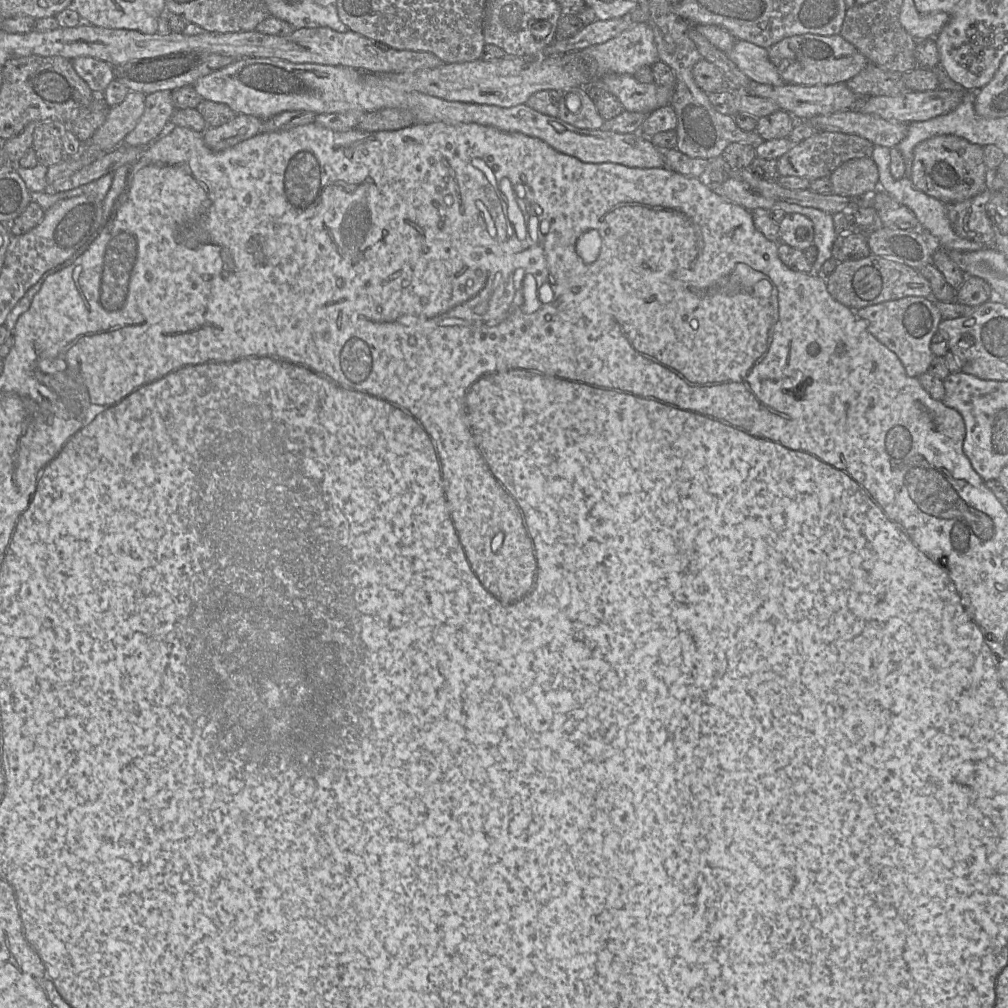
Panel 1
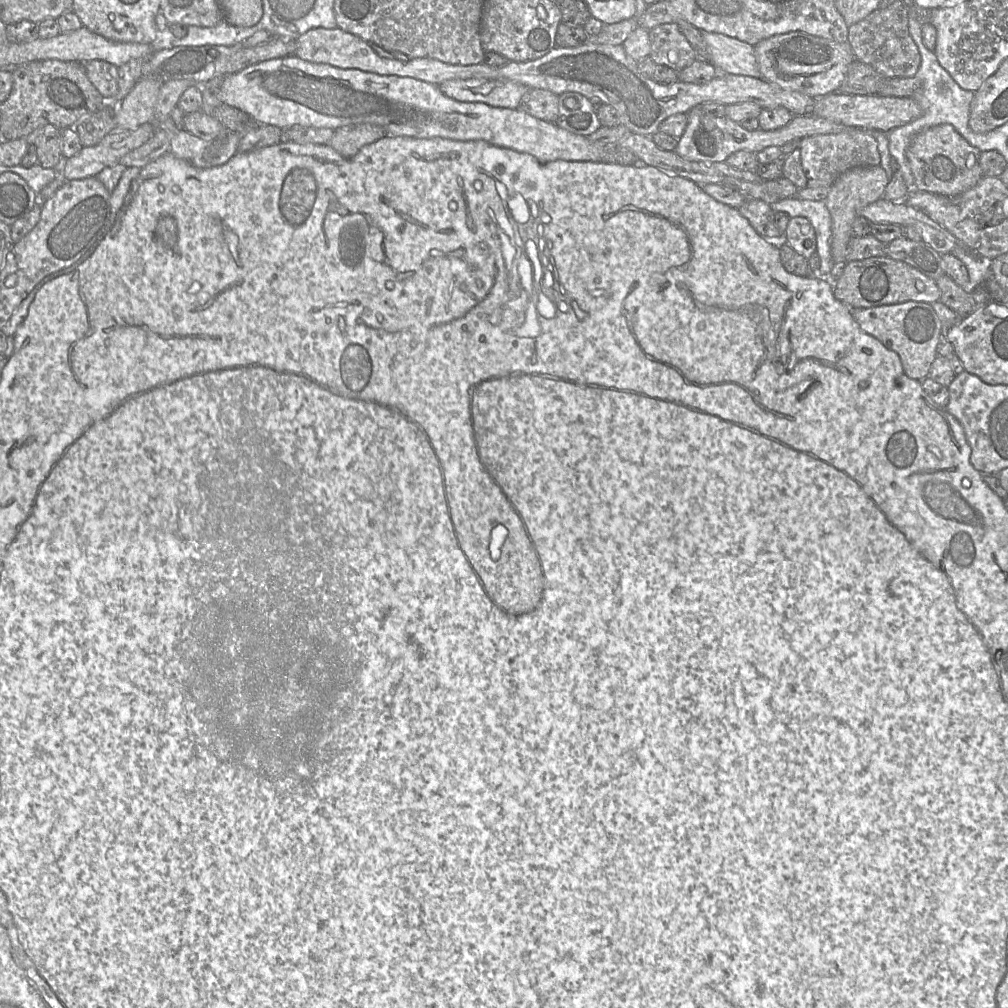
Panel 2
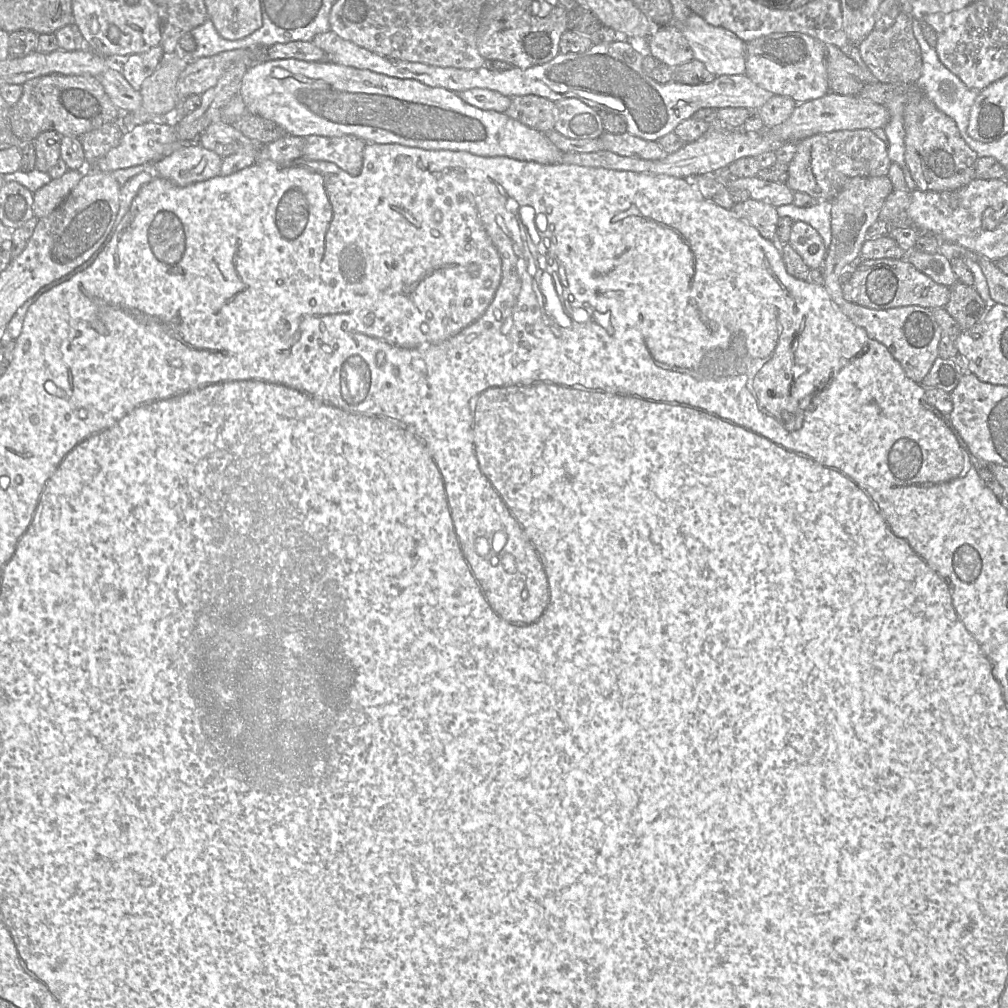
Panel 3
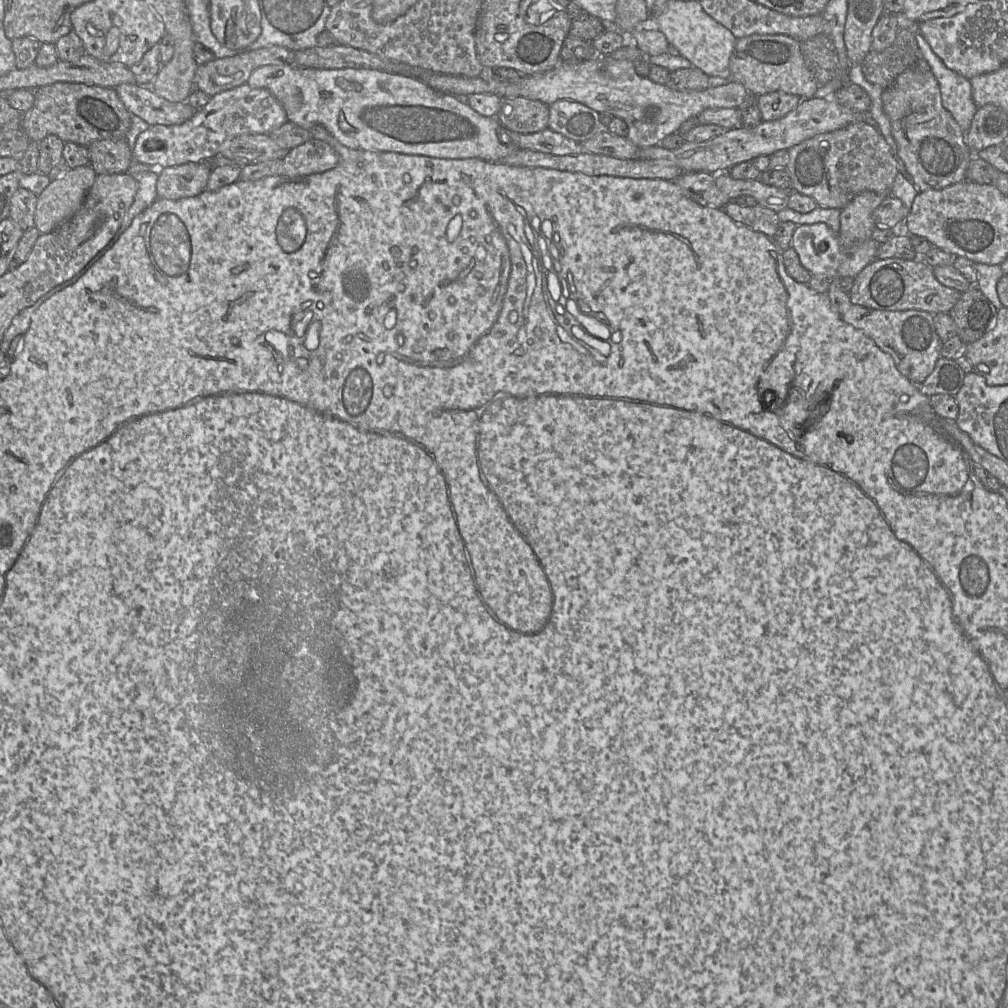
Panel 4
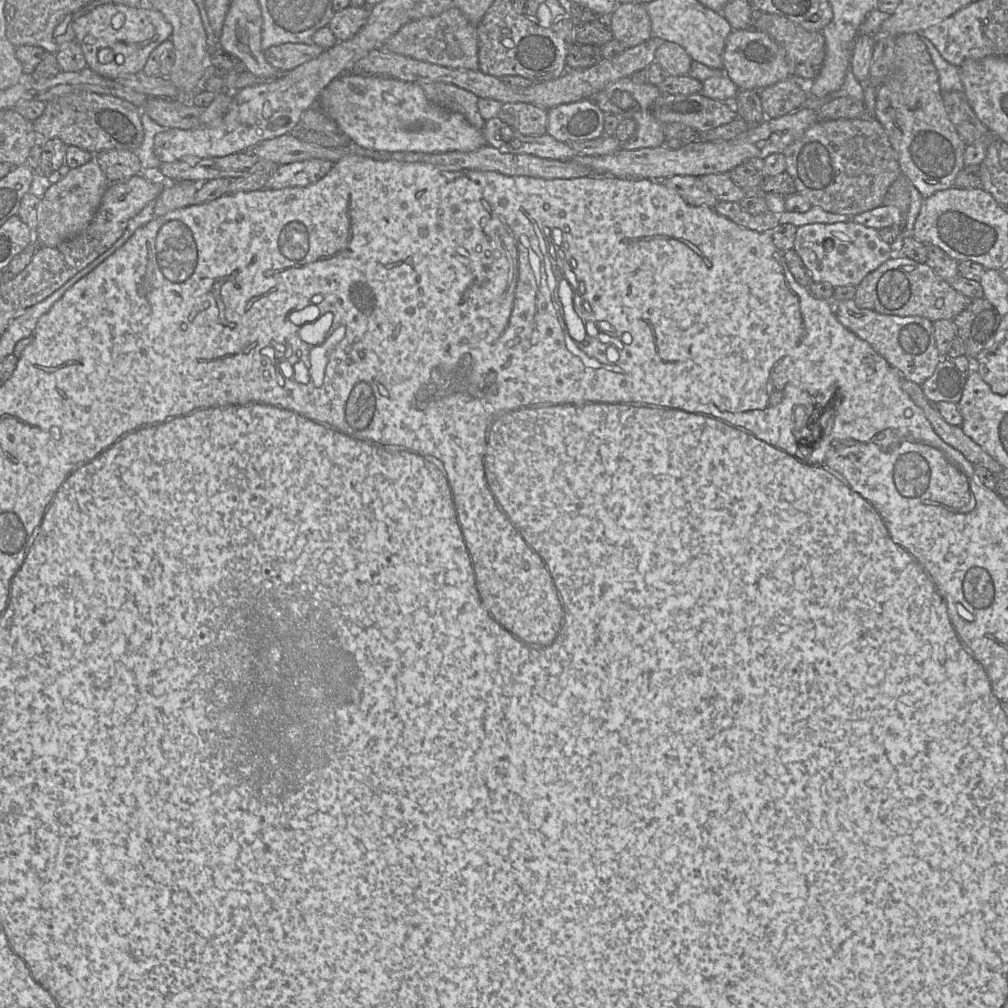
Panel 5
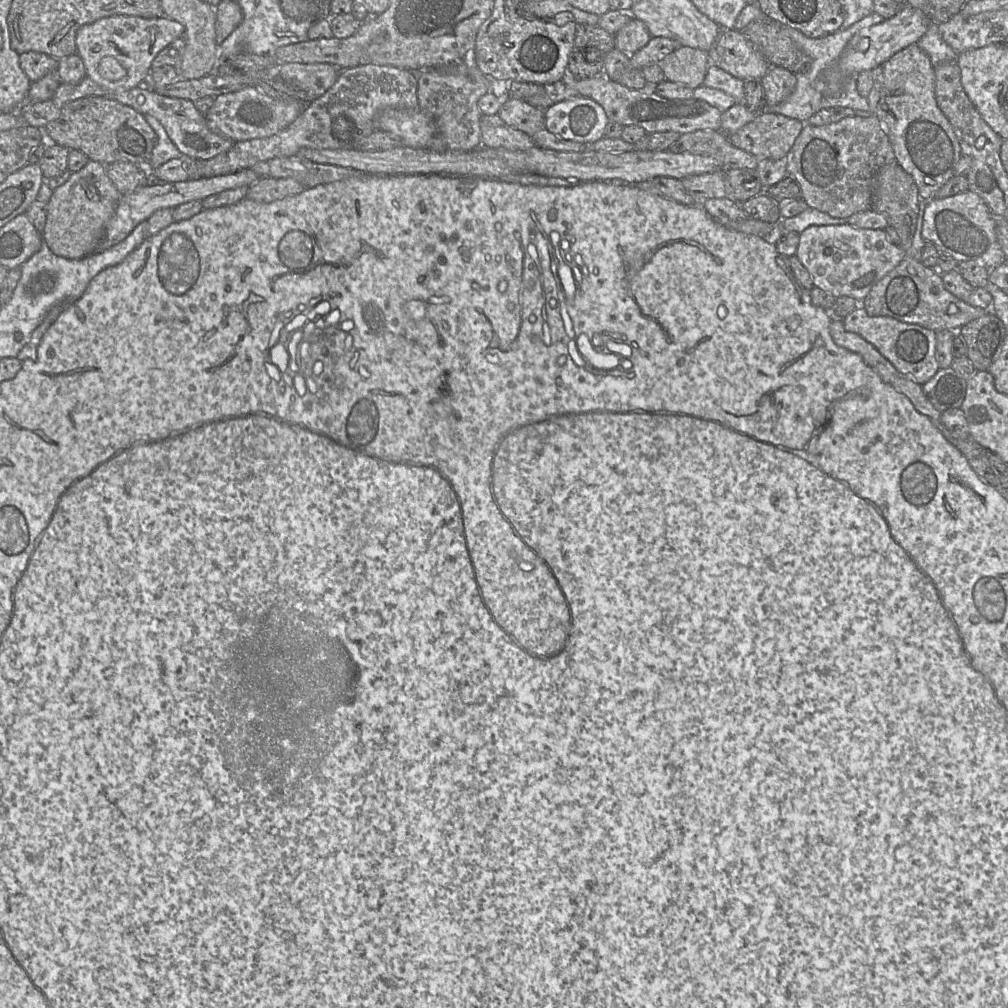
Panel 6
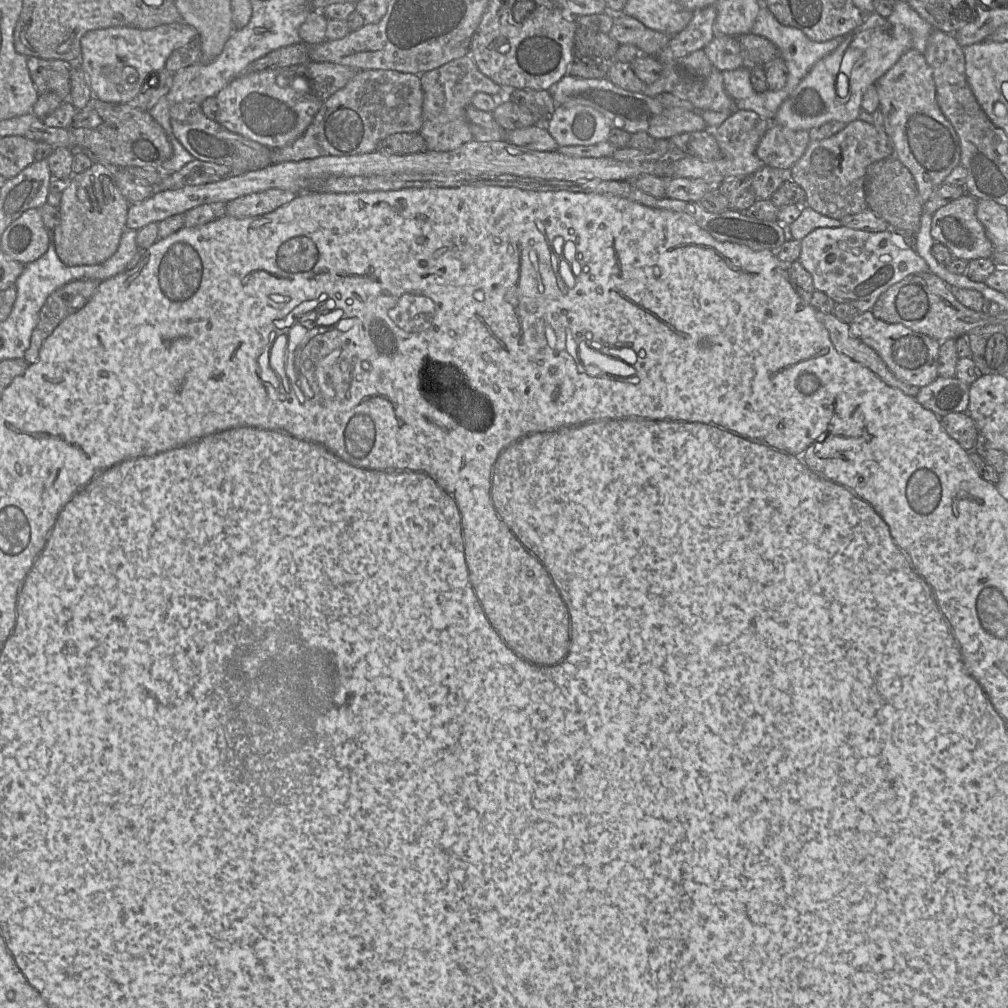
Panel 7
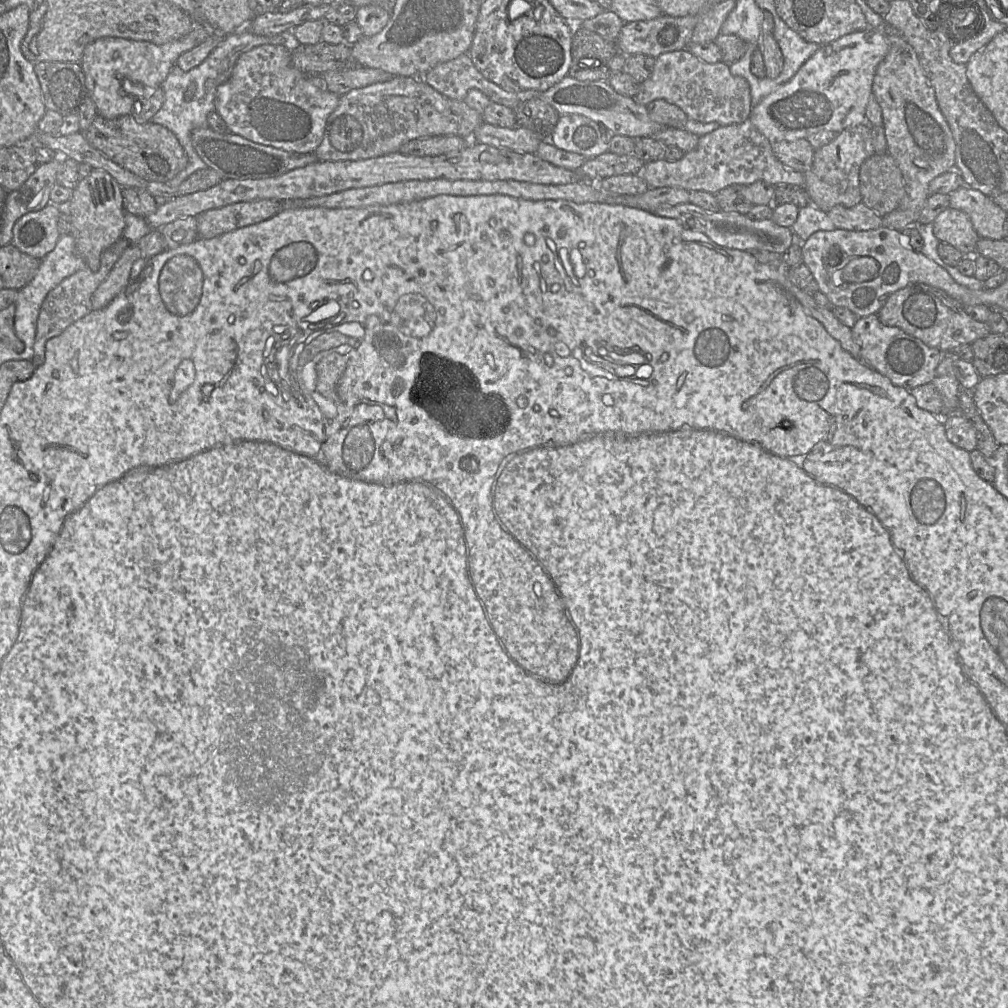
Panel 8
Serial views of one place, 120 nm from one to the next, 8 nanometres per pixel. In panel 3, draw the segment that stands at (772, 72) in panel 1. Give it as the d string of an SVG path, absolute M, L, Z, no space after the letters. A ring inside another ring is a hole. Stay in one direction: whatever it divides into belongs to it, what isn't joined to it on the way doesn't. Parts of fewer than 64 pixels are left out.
M692 12L679 28L694 58L701 61L716 77L746 73L747 43L733 32L712 26Z

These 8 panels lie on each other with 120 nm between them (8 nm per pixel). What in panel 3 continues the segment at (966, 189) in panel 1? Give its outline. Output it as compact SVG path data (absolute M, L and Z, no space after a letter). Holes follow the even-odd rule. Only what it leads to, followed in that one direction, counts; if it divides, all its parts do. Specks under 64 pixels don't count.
M913 91L903 112L905 128L905 162L916 189L950 191L975 178L978 154L962 138L956 122L941 112L927 97Z

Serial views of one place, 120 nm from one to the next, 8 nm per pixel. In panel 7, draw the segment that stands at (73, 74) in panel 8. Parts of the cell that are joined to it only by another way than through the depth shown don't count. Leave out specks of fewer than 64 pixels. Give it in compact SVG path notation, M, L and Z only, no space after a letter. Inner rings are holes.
M28 57L27 67L39 95L54 93L62 102L68 101L71 91L69 62Z

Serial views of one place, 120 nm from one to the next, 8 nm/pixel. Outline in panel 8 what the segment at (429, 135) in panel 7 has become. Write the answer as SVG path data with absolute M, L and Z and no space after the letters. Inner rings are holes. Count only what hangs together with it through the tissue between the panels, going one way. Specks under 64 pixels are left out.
M468 53L436 65L422 79L444 96L458 101L463 101L471 89L480 90L492 103L512 109L520 101L518 93L505 90L485 78L474 66Z

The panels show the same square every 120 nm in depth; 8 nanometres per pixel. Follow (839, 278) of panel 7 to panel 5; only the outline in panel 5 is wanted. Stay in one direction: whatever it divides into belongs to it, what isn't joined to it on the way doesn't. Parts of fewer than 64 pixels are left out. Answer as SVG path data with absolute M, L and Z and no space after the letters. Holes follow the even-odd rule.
M851 219L847 222L813 223L798 227L793 250L802 259L813 282L827 282L834 288L848 285L857 287L870 272L893 256L893 247L880 238L878 230Z

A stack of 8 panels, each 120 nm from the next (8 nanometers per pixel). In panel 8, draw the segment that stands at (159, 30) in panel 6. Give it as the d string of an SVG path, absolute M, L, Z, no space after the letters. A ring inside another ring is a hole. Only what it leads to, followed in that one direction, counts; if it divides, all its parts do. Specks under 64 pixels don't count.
M195 25L184 37L161 45L117 37L104 37L88 44L84 49L80 65L97 113L107 119L133 114L134 102L138 98L130 94L124 96L119 94L122 81L129 78L132 82L142 83L152 90L161 87L170 70L176 65L178 57L205 41L211 33L207 25Z

